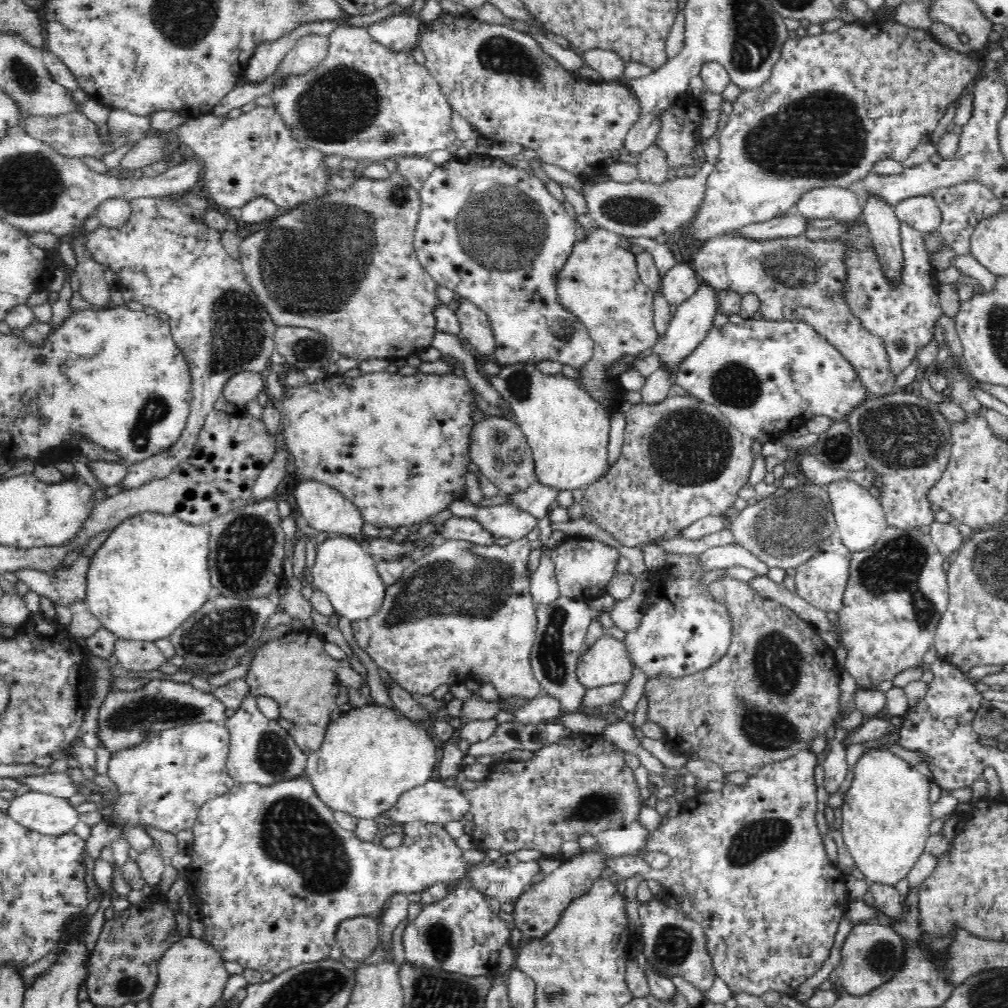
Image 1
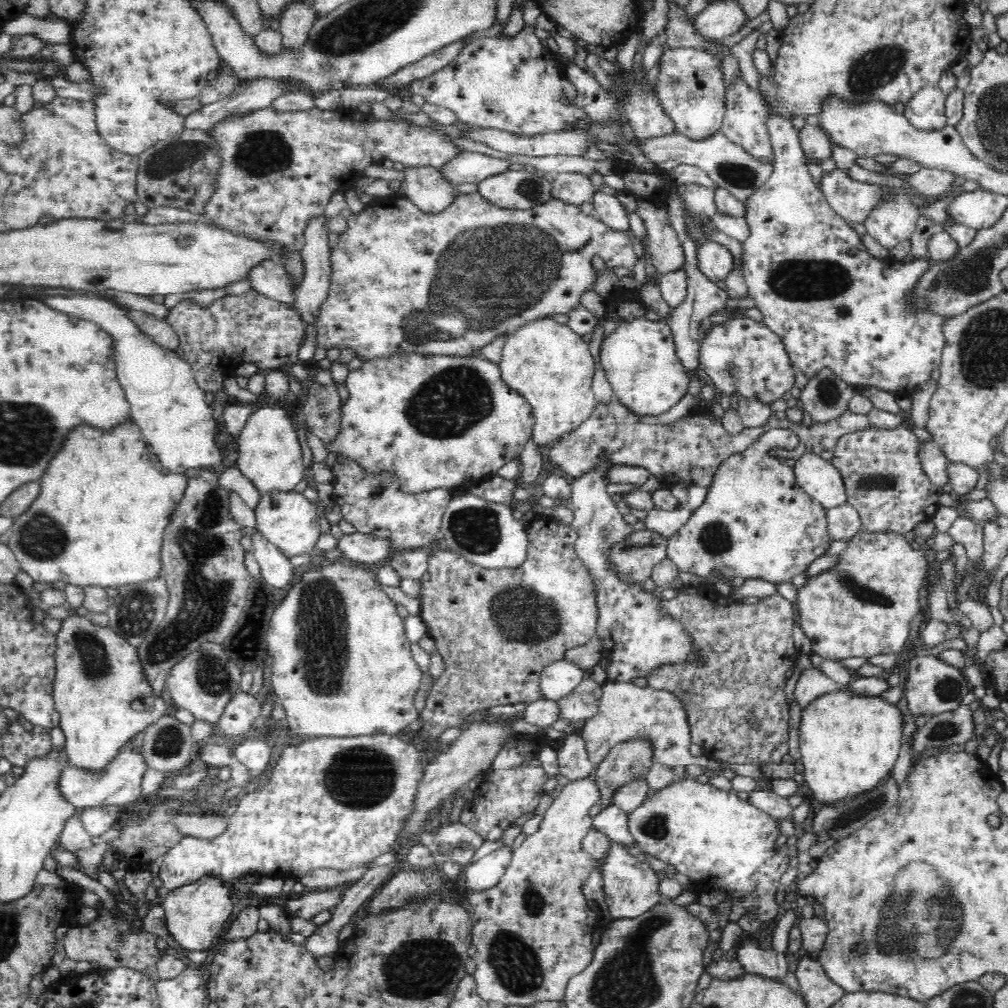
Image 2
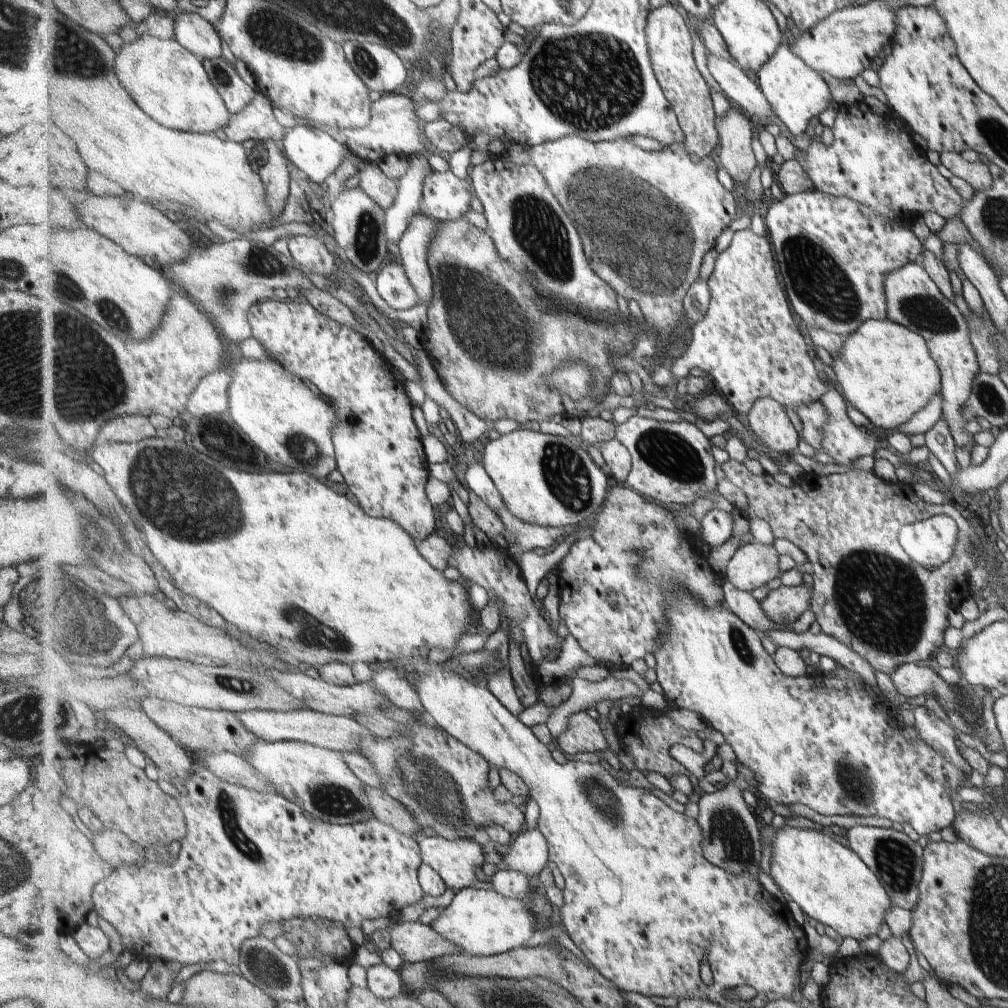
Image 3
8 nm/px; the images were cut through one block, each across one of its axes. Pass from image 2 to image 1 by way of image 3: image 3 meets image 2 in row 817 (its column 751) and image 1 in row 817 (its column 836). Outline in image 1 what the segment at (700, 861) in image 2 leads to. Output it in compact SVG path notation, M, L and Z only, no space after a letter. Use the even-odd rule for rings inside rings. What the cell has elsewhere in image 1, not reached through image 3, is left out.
M805 747L785 759L765 764L742 785L726 782L722 786L722 790L718 790L718 792L699 791L698 794L686 798L678 806L680 813L677 816L666 816L660 826L649 834L645 840L645 845L636 854L606 858L607 866L626 879L632 878L635 874L640 874L644 880L654 879L660 882L662 887L671 888L670 892L673 894L673 898L681 905L681 909L688 915L688 918L700 923L704 931L706 950L711 958L713 970L727 984L731 992L746 991L748 994L761 996L769 991L778 991L781 994L794 996L799 986L812 977L829 957L838 925L846 914L847 906L850 903L848 888L845 887L846 873L840 867L835 867L828 859L814 819L819 791L814 782L814 768L817 764L818 756L816 752L812 752L810 748ZM646 852L663 852L670 860L668 860L665 868L657 870L646 863L646 859L644 859Z

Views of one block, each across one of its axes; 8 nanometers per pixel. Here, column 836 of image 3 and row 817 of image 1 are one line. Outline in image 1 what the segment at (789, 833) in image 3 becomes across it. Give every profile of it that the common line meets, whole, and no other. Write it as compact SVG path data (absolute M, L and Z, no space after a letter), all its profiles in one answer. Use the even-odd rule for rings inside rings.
M886 746L867 749L854 764L850 772L850 786L844 792L844 802L840 806L843 821L839 828L844 844L854 858L855 868L866 875L869 881L896 886L902 878L910 874L930 836L928 828L932 815L928 798L931 784L924 772L890 752Z

